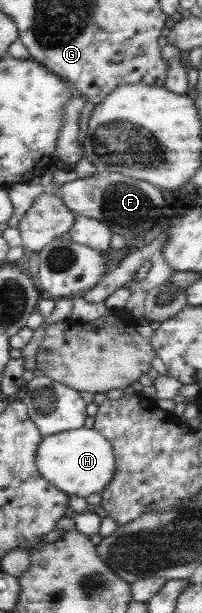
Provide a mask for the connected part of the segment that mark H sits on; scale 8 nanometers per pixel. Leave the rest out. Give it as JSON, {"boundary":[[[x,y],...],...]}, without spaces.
{"boundary":[[[82,426],[54,435],[43,436],[38,445],[38,474],[53,483],[64,493],[85,498],[90,493],[98,493],[114,475],[114,454],[105,437],[90,426]]]}

